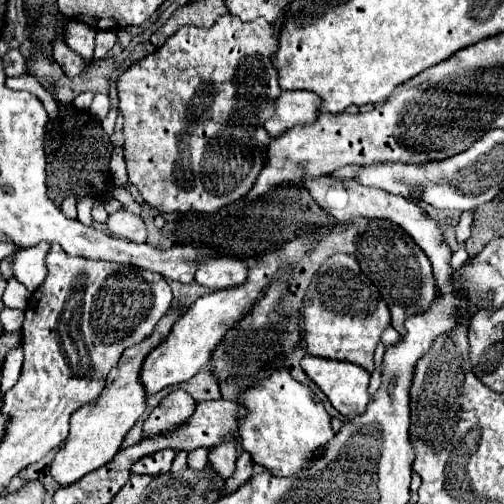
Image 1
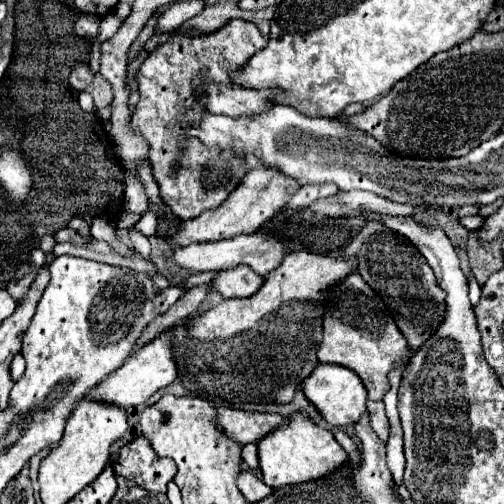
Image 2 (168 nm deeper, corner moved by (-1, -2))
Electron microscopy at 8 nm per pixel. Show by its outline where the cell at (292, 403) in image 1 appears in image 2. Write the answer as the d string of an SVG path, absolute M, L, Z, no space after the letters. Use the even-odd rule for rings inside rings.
M304 414L290 416L290 420L282 428L260 440L258 458L260 458L262 480L272 488L326 478L328 474L336 472L340 466L348 462L348 454L340 448L336 438L328 430L322 430L316 424L312 424L312 420Z

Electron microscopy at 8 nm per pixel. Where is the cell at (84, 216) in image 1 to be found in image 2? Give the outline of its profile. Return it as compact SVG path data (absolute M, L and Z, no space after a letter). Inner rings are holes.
M94 218L90 232L92 232L92 236L96 236L96 238L104 240L106 244L114 246L118 252L126 252L128 254L128 246L116 236L116 228L114 228L112 222L108 222L104 218Z

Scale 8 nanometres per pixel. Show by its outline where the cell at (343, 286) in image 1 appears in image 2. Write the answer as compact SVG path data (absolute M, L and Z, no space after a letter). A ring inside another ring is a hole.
M354 272L352 276L348 276L346 280L342 280L330 294L328 294L328 304L326 304L326 312L324 312L324 340L318 348L318 360L322 364L338 364L344 368L354 370L364 388L368 390L368 398L370 400L382 400L384 394L390 390L390 382L388 382L388 374L396 364L408 364L412 352L408 348L406 338L400 334L394 318L390 316L388 308L384 306L382 298L358 276L358 272Z

